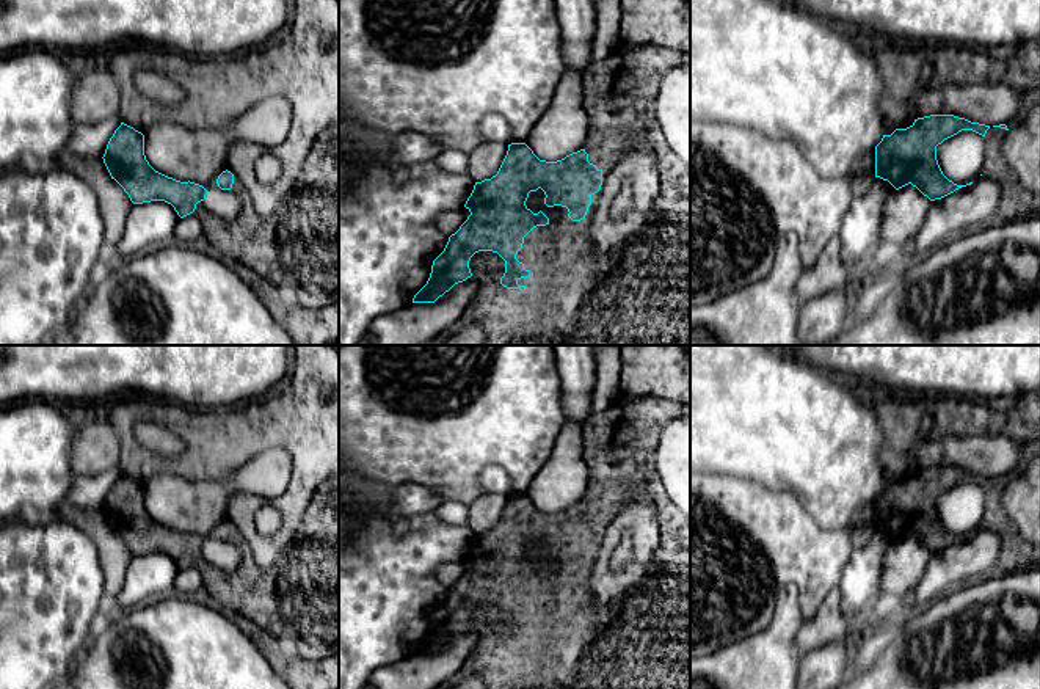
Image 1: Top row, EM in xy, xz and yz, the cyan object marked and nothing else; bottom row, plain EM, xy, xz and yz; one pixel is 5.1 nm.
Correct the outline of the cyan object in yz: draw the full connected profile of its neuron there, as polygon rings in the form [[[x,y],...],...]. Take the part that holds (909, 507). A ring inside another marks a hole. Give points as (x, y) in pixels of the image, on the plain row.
[[[954,466],[918,469],[910,479],[896,480],[891,487],[883,487],[882,493],[875,498],[875,529],[888,532],[896,541],[911,535],[930,552],[941,551],[955,541],[966,538],[949,532],[936,512],[936,498],[962,482],[973,482],[987,493],[985,515],[980,527],[1001,537],[1001,552],[993,574],[1009,574],[1037,565],[1040,551],[1020,534],[1016,524],[1004,509],[1002,493],[1009,482],[1005,476],[990,479]]]

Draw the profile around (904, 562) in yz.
[[[911,535],[888,548],[883,560],[883,606],[899,607],[904,603],[916,589],[929,557],[930,551]]]

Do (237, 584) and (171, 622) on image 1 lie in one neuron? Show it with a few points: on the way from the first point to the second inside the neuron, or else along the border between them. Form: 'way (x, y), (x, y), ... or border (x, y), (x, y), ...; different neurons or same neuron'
border (207, 598), (218, 608); different neurons

